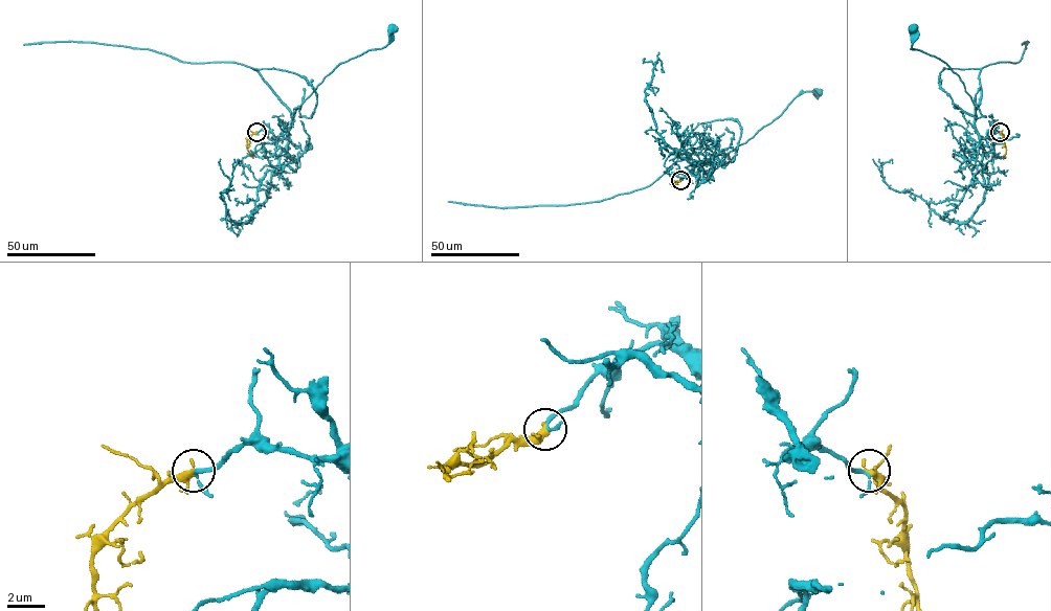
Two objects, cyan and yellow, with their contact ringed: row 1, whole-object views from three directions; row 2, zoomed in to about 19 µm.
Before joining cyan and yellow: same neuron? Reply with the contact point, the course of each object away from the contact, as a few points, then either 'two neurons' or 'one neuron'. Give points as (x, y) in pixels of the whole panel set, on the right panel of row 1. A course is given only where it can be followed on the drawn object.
place (1000, 132); course cyan (1000, 132), (980, 137), (975, 126), (975, 105), (964, 84), (939, 59), (912, 48), (913, 28); course yellow (1001, 132), (1004, 158); one neuron

